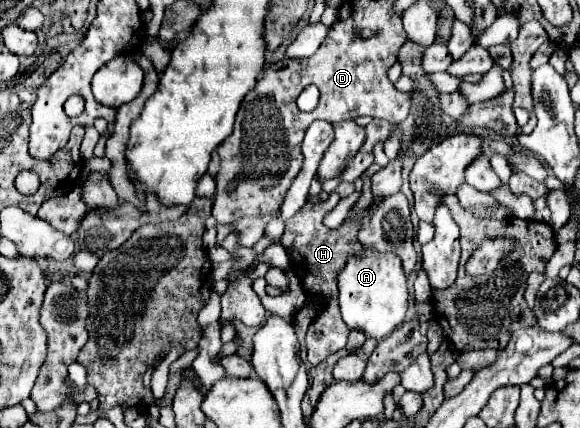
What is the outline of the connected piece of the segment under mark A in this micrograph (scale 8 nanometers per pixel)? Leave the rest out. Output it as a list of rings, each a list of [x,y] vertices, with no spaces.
[[[362,248],[362,254],[350,254],[346,266],[338,274],[338,302],[342,320],[350,330],[362,330],[368,338],[382,340],[392,334],[404,320],[408,310],[408,288],[398,254],[378,254],[378,250]]]

